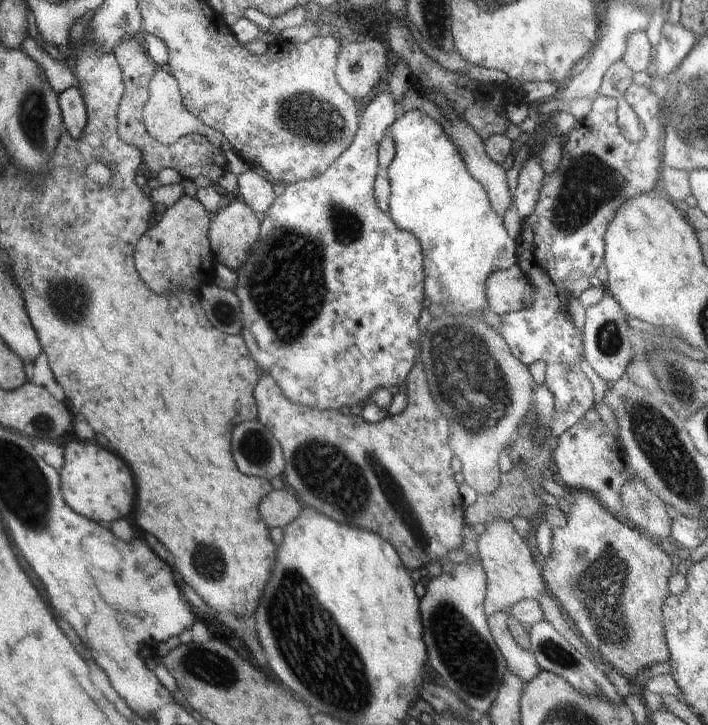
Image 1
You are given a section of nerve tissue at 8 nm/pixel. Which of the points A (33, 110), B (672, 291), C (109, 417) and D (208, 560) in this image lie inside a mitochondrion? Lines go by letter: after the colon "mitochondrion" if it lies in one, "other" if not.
A: mitochondrion
B: other
C: other
D: mitochondrion

